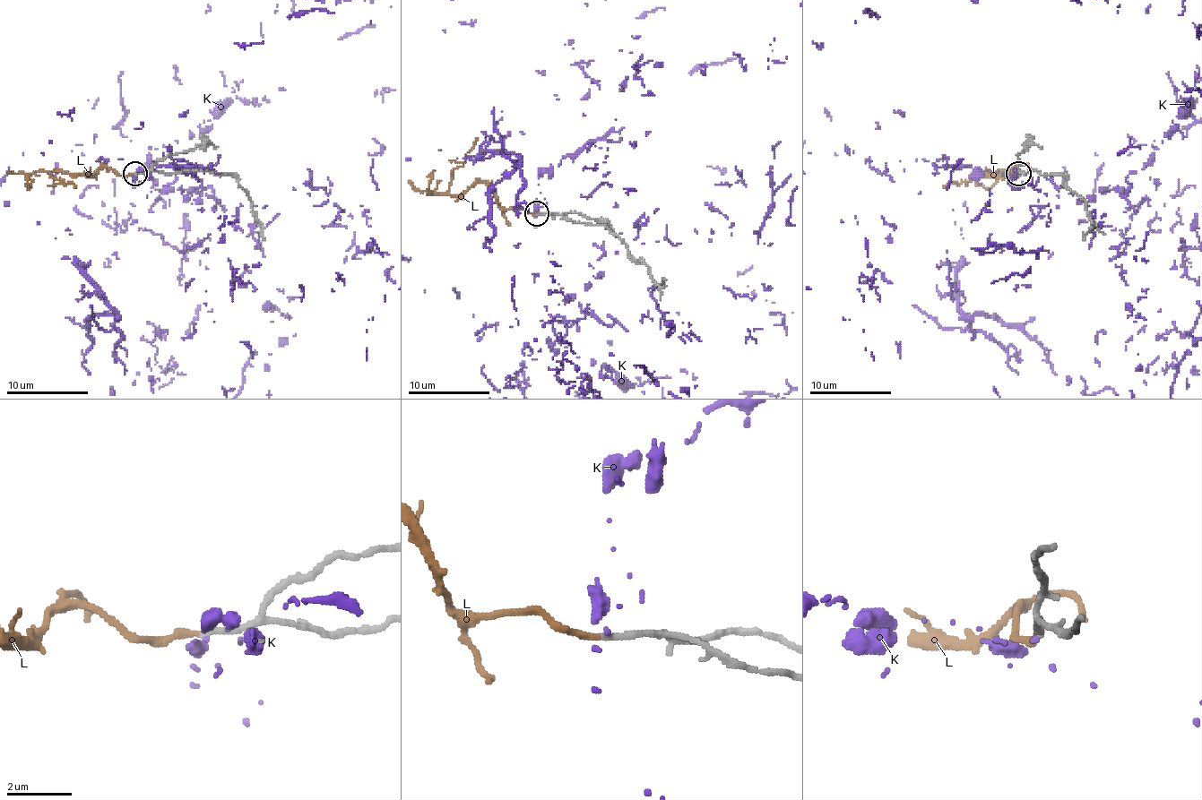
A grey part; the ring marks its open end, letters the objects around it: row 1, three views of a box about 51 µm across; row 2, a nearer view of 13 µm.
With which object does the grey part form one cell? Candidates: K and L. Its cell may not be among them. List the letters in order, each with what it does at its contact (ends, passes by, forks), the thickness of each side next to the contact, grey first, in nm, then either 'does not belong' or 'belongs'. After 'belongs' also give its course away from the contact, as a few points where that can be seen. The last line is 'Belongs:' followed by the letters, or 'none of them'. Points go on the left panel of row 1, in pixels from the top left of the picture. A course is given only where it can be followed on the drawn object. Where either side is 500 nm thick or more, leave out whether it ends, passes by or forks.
K: it ends; calibres 200 and 160 nm; does not belong
L: it ends; calibres 200 and 190 nm; belongs; course (134, 173), (118, 175), (102, 167), (91, 175), (47, 171), (49, 175), (75, 187)
Belongs: L

